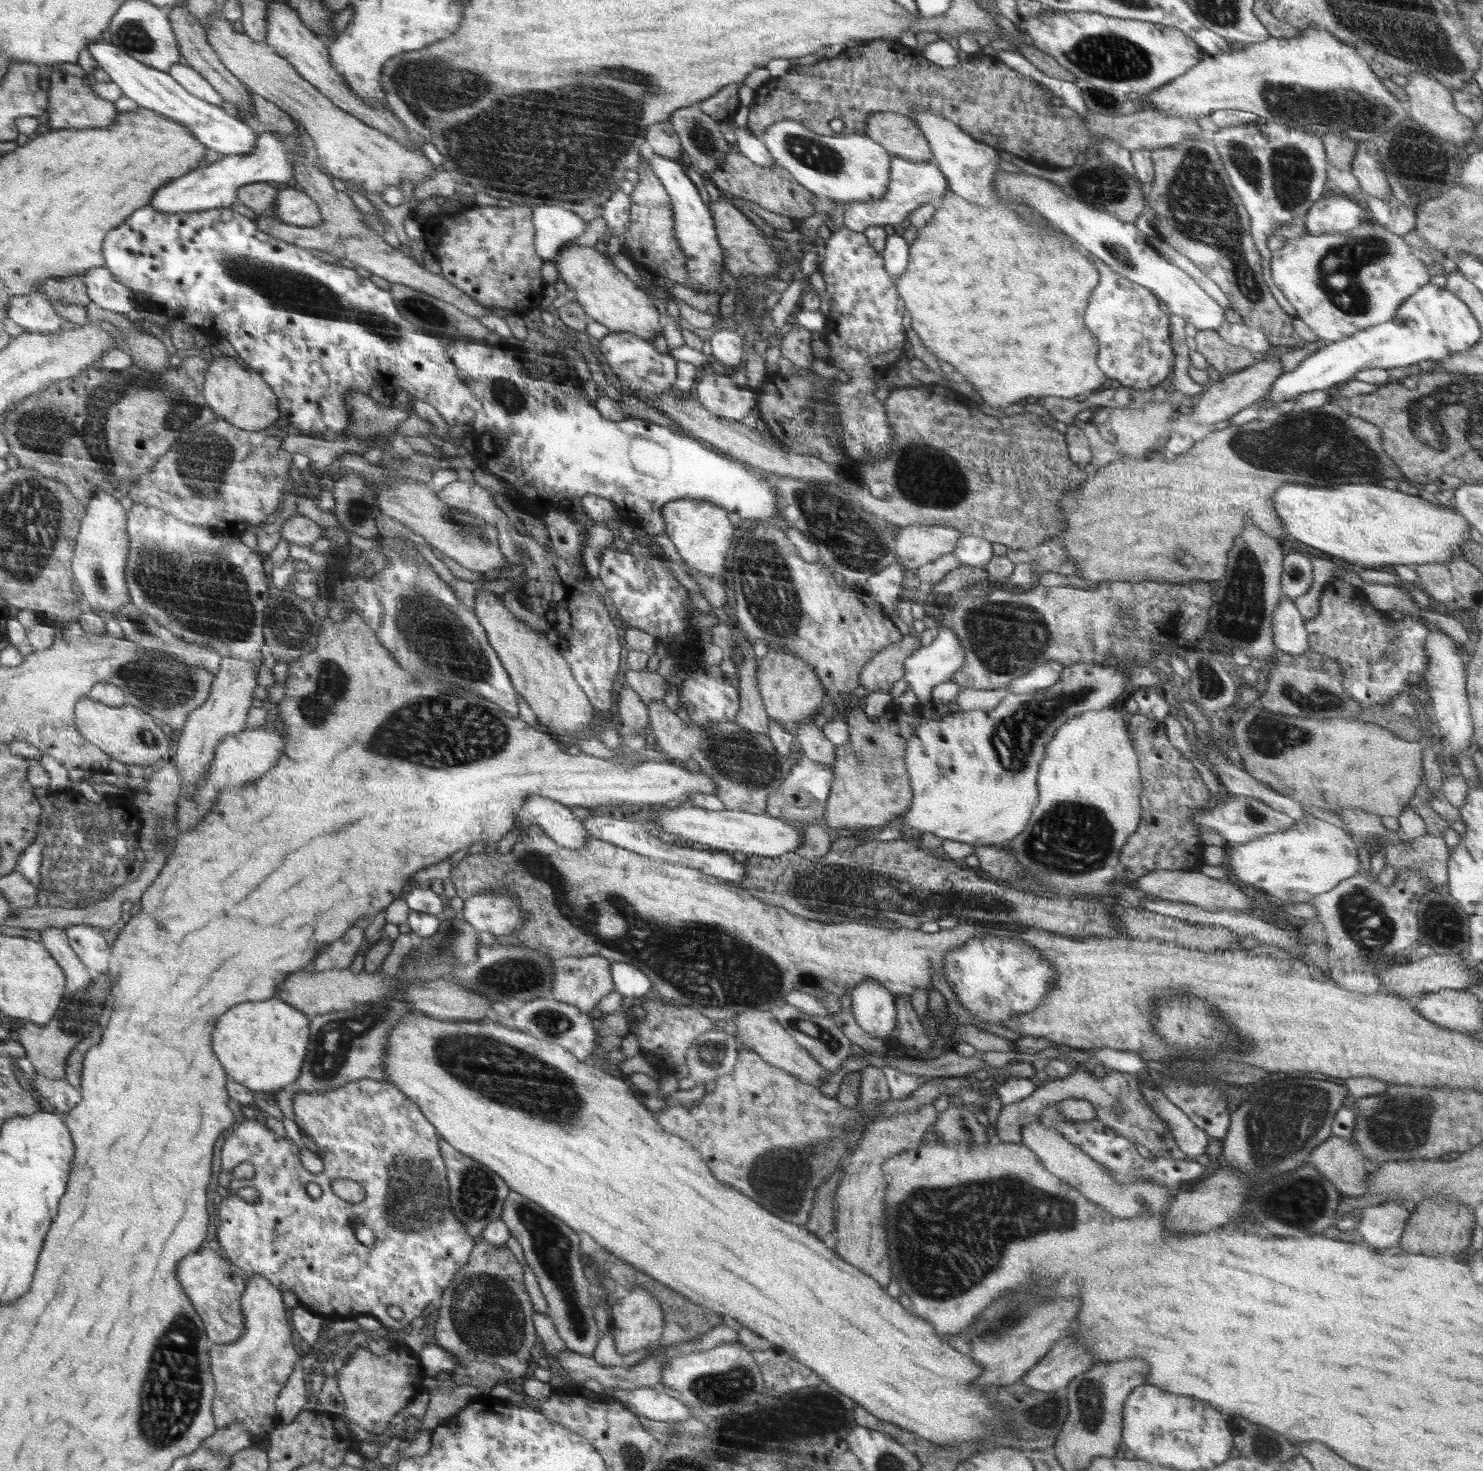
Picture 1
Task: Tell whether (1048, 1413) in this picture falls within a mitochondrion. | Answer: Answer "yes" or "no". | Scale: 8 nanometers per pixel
yes

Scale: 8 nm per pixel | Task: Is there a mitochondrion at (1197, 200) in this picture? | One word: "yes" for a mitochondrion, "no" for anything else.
yes

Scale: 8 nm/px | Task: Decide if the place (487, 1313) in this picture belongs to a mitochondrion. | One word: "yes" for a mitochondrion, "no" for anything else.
yes

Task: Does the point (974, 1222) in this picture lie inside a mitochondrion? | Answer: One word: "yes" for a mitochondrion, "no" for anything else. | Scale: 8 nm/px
yes

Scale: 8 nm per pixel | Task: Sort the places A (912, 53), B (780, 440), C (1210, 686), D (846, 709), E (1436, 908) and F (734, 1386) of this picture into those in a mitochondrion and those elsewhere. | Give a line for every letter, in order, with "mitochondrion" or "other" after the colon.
A: other
B: other
C: mitochondrion
D: other
E: mitochondrion
F: mitochondrion

